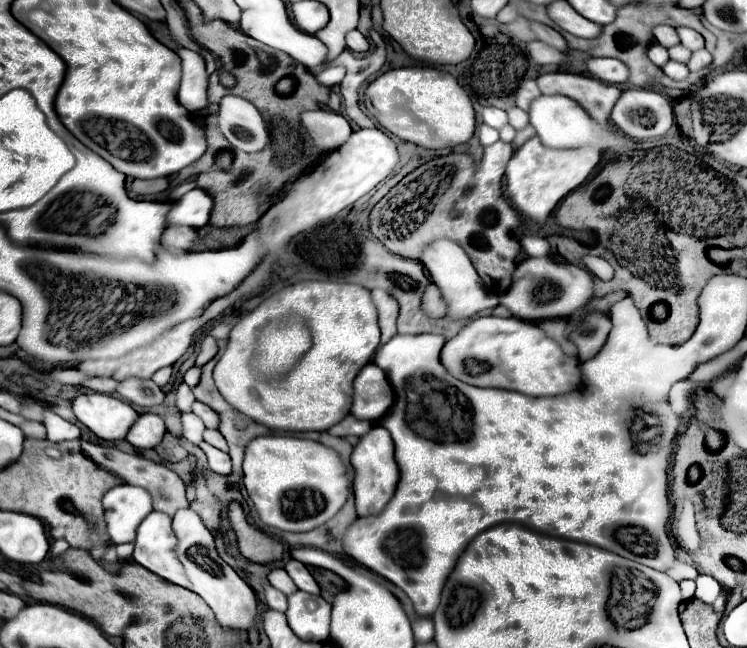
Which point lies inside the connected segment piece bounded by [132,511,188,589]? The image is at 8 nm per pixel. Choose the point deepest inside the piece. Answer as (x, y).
(155, 547)

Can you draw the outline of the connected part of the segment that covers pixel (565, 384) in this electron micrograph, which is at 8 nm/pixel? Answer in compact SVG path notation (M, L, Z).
M516 317L472 319L456 337L444 343L440 361L448 373L452 373L452 377L468 385L510 389L532 397L562 395L580 385L578 359L566 357L560 345L538 329L538 325Z

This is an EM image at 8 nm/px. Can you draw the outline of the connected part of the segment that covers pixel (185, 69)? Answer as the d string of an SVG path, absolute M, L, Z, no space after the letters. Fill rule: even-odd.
M178 51L182 59L182 85L178 91L178 101L188 111L198 111L208 105L208 87L210 75L206 71L206 61L200 53Z

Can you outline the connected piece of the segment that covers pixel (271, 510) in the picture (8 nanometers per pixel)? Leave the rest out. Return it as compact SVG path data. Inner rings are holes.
M266 435L248 443L244 487L260 519L270 527L302 533L328 523L348 501L352 481L340 455L318 441Z

